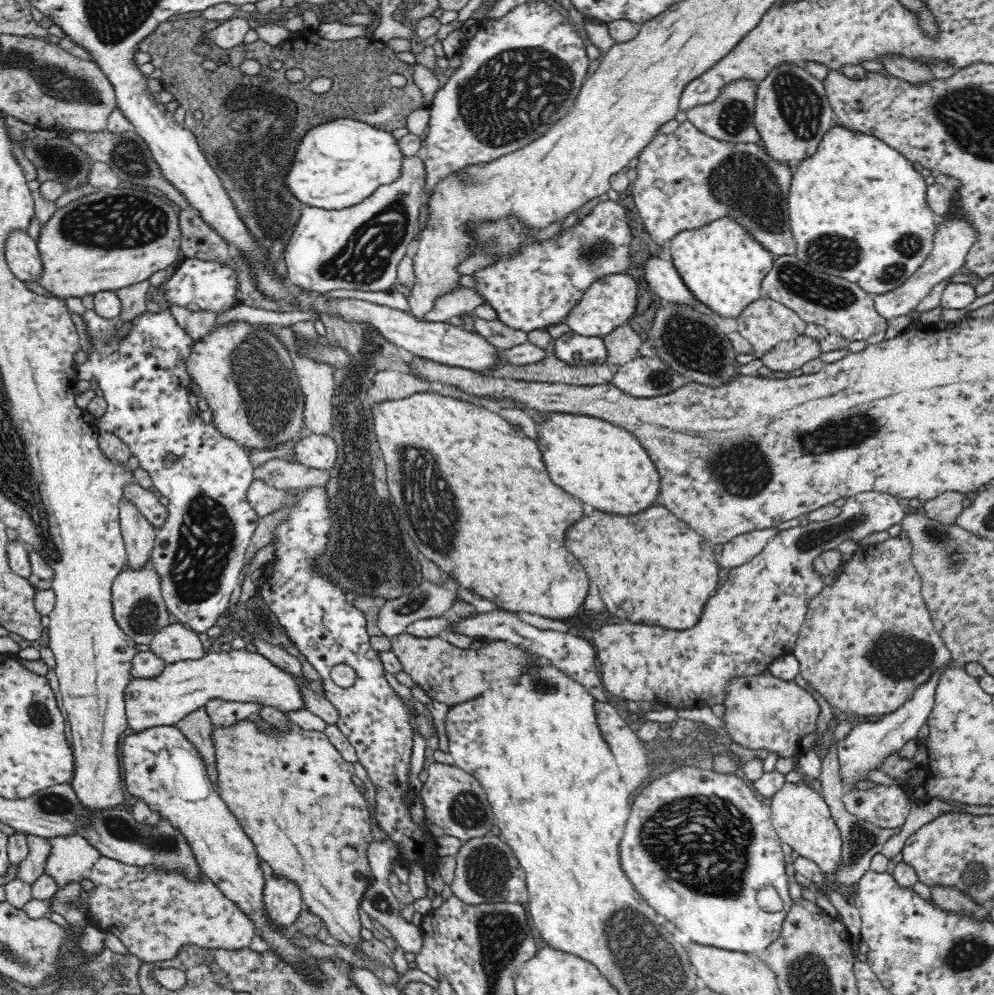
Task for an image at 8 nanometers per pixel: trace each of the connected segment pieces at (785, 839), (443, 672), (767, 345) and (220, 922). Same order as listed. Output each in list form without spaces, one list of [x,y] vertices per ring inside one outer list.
[[[784,783],[770,796],[769,815],[780,840],[793,850],[814,861],[822,873],[834,872],[840,862],[840,833],[824,797],[813,787],[801,783]]]
[[[407,632],[392,637],[390,640],[392,643],[391,650],[397,654],[403,666],[403,671],[411,676],[416,686],[422,688],[431,699],[448,706],[477,698],[482,692],[488,690],[490,682],[496,682],[496,680],[513,680],[513,682],[518,682],[520,680],[520,672],[528,666],[528,653],[526,653],[525,648],[513,646],[509,642],[500,640],[490,640],[488,646],[478,650],[458,648],[452,645],[452,643],[446,642],[440,636],[422,638],[412,636]]]
[[[764,295],[748,304],[735,319],[737,331],[750,342],[758,359],[779,342],[805,334],[807,324],[794,310]]]
[[[101,856],[95,862],[89,873],[89,879],[96,884],[96,889],[88,894],[82,891],[80,898],[86,906],[90,922],[105,934],[112,933],[117,936],[130,954],[138,956],[144,962],[174,958],[179,949],[188,944],[206,949],[222,948],[236,951],[247,948],[252,938],[257,936],[250,918],[242,914],[234,902],[228,901],[224,893],[206,876],[194,883],[178,873],[162,871],[160,874],[159,870],[130,866],[105,856]]]

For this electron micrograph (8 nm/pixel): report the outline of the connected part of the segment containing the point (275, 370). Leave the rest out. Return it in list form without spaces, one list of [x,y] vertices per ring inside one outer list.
[[[231,320],[214,324],[208,334],[194,341],[187,357],[188,374],[200,386],[213,412],[213,425],[224,437],[240,443],[246,450],[266,449],[292,438],[303,430],[304,395],[289,350],[271,330],[270,324],[252,324],[248,321]]]

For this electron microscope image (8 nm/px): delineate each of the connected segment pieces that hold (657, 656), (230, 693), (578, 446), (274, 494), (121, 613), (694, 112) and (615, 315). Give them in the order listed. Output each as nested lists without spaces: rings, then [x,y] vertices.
[[[864,492],[846,498],[839,514],[824,521],[810,521],[776,536],[749,562],[730,569],[728,580],[708,600],[700,622],[690,630],[670,630],[658,625],[623,621],[606,624],[590,637],[596,651],[596,660],[603,685],[610,694],[626,700],[661,704],[668,708],[693,709],[724,704],[728,698],[727,686],[732,679],[760,676],[769,670],[777,658],[792,654],[801,626],[806,620],[809,600],[824,587],[822,578],[814,571],[814,560],[825,550],[837,549],[839,544],[852,540],[860,542],[872,533],[888,530],[900,524],[906,516],[899,500],[889,493]]]
[[[248,650],[205,653],[202,658],[166,663],[164,670],[154,678],[131,676],[125,688],[127,726],[135,733],[153,726],[172,726],[187,714],[214,699],[242,703],[260,703],[283,713],[305,709],[300,697],[300,683],[280,670],[260,653]]]
[[[549,413],[548,422],[537,427],[540,436],[538,446],[552,482],[556,482],[560,488],[566,488],[566,492],[570,492],[578,500],[604,513],[618,516],[644,512],[659,504],[662,490],[660,473],[640,441],[629,431],[600,418],[566,413]]]
[[[254,479],[248,488],[247,500],[256,514],[266,516],[278,508],[292,507],[294,492],[285,492],[285,490],[267,486],[265,482]]]
[[[150,562],[139,570],[125,566],[114,578],[111,591],[113,615],[120,628],[137,644],[150,644],[156,634],[173,621],[163,599],[160,577]]]
[[[748,80],[732,82],[730,86],[724,88],[724,92],[713,103],[695,106],[687,110],[685,112],[686,120],[690,121],[700,132],[720,141],[736,144],[758,144],[760,143],[760,135],[754,127],[757,89],[757,84]]]
[[[627,273],[611,274],[586,289],[583,299],[571,310],[565,323],[576,334],[604,337],[619,326],[636,322],[638,298],[639,288],[634,277]]]

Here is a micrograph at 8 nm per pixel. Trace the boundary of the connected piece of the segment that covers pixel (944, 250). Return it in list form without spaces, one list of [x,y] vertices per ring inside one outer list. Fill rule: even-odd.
[[[955,205],[945,216],[945,222],[938,226],[933,238],[933,249],[930,251],[928,258],[920,265],[911,277],[904,281],[904,284],[894,288],[890,292],[884,294],[873,295],[876,310],[886,319],[896,318],[902,314],[912,312],[919,302],[922,302],[936,284],[940,284],[943,280],[948,280],[954,274],[960,273],[964,267],[964,258],[970,250],[970,246],[976,240],[976,233],[969,222],[963,220],[962,217],[952,217],[955,211]]]

